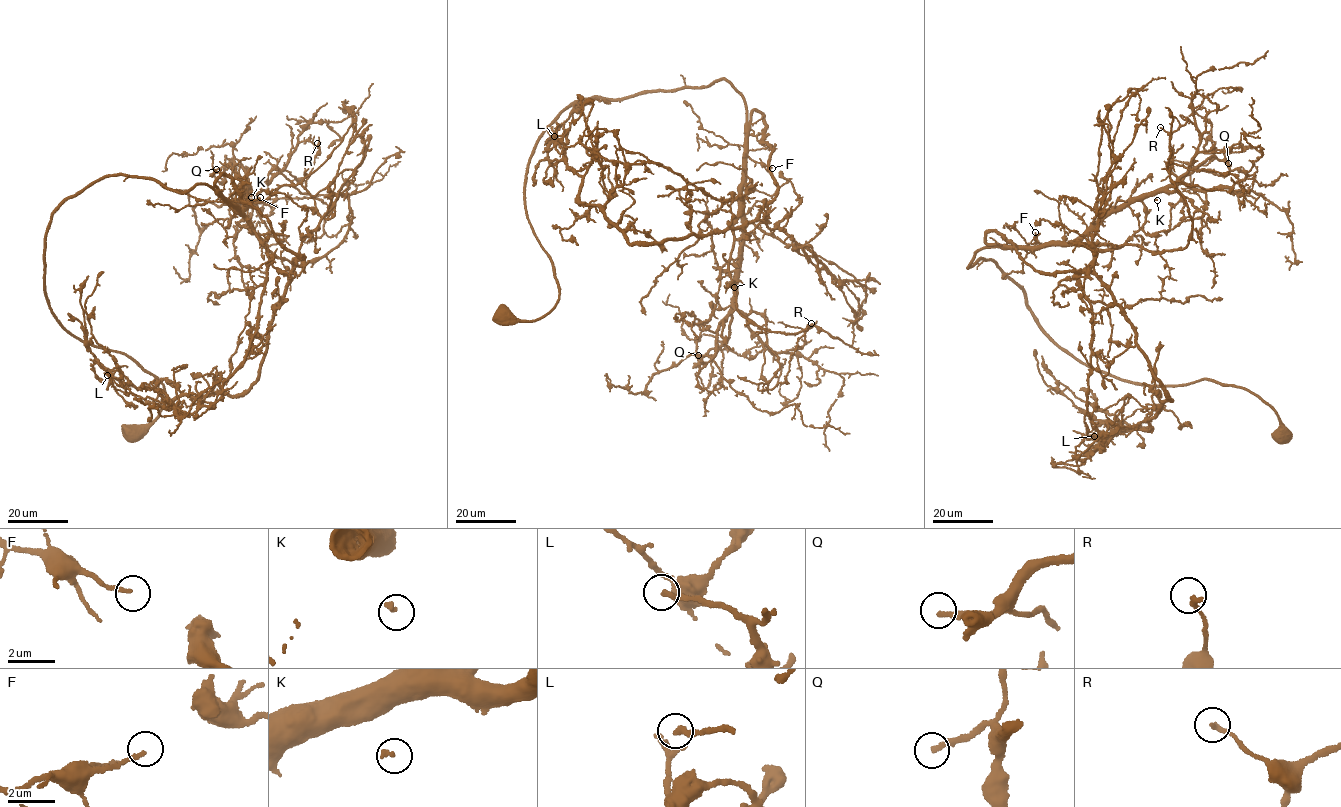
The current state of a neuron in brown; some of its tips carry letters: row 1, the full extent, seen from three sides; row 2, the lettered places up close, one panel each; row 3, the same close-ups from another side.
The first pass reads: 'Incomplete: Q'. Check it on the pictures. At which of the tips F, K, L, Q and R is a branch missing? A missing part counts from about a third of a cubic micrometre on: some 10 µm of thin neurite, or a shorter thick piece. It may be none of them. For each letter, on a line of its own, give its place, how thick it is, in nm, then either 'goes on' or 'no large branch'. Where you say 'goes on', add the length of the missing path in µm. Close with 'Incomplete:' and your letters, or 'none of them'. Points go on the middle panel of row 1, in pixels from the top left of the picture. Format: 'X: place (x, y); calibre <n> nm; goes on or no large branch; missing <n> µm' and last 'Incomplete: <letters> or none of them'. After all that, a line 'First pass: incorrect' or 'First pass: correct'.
F: place (772, 168); calibre 180 nm; no large branch
K: place (734, 287); calibre 170 nm; no large branch
L: place (554, 136); calibre 240 nm; no large branch
Q: place (698, 355); calibre 280 nm; goes on; missing 10 µm
R: place (811, 323); calibre 200 nm; no large branch
Incomplete: Q
First pass: correct

